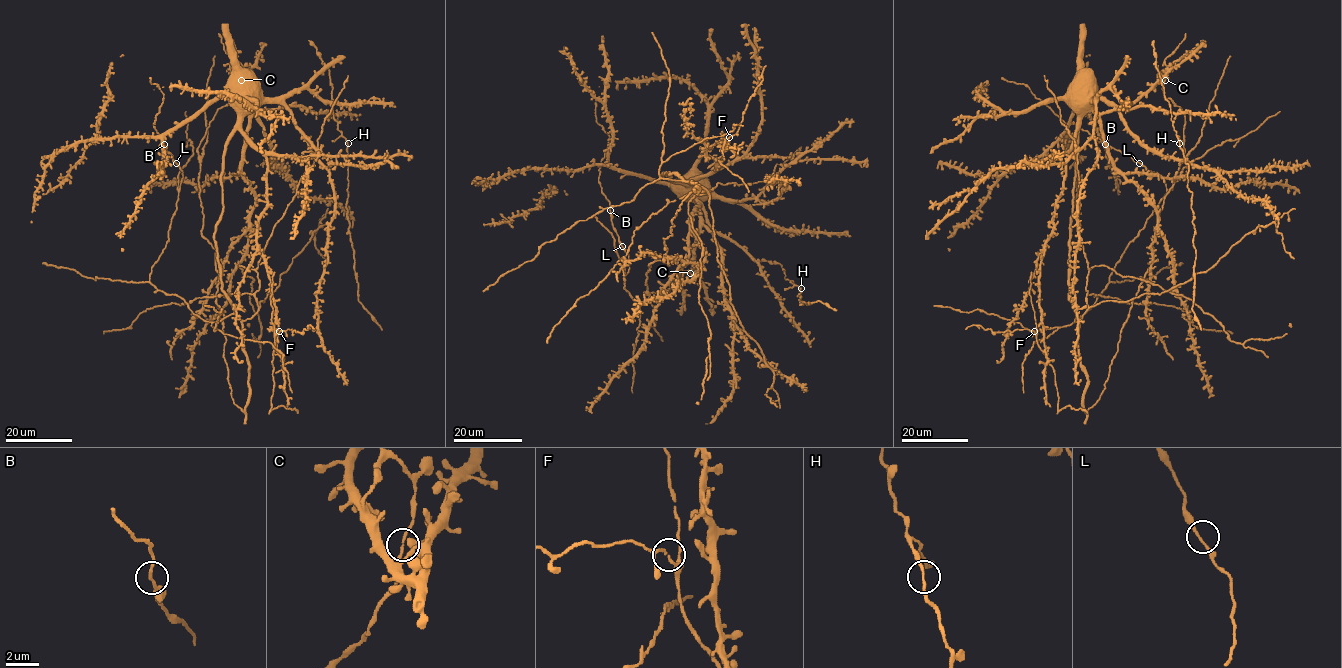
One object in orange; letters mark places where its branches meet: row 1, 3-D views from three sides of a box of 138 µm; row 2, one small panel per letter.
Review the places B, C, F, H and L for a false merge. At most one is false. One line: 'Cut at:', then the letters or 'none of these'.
Cut at: none of these

